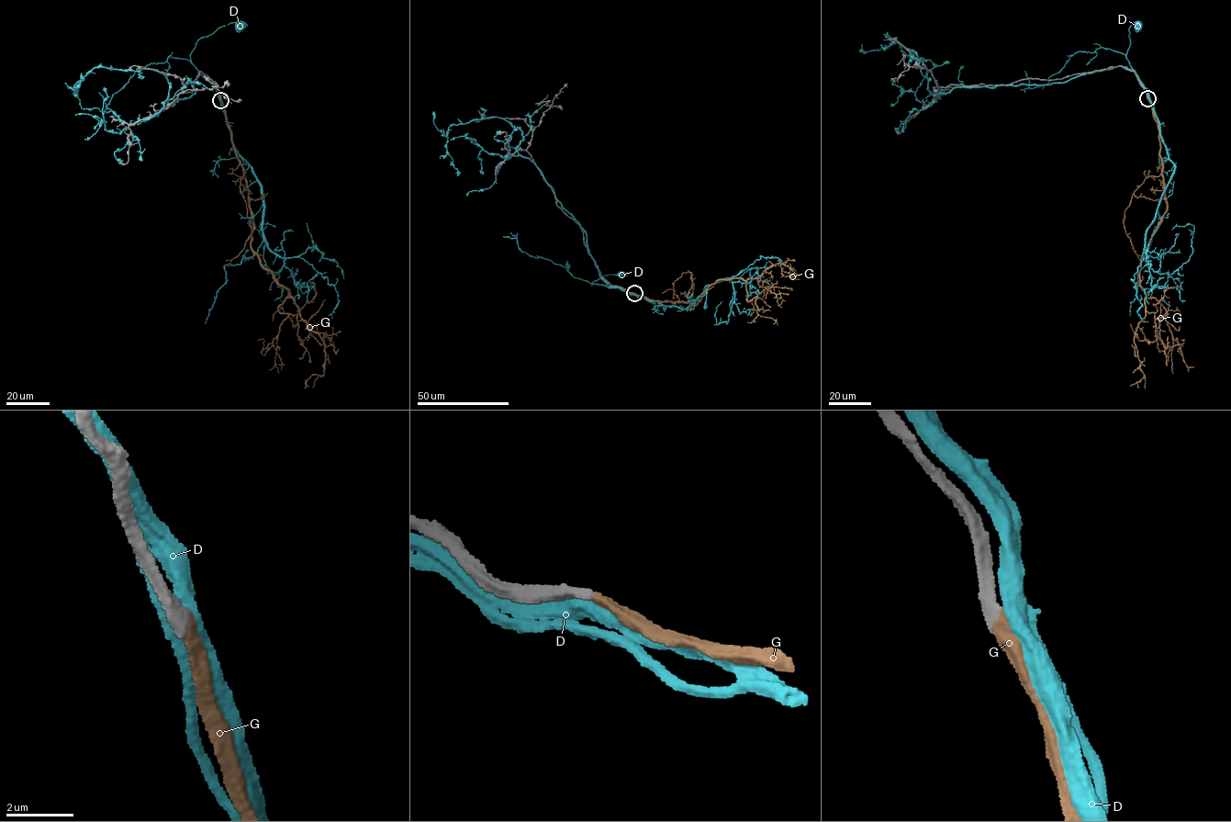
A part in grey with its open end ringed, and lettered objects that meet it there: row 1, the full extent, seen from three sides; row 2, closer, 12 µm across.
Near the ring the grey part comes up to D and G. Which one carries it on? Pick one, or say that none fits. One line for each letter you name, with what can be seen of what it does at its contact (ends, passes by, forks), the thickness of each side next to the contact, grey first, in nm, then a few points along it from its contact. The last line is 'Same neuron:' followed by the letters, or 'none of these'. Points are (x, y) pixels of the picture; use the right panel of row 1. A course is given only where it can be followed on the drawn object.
G: It ends there. Thickness 400 nm (grey) against 360 nm. Its course: (1147, 98), (1158, 131), (1167, 210), (1137, 269), (1146, 308), (1134, 340), (1145, 377), (1130, 386)
Same neuron: G

